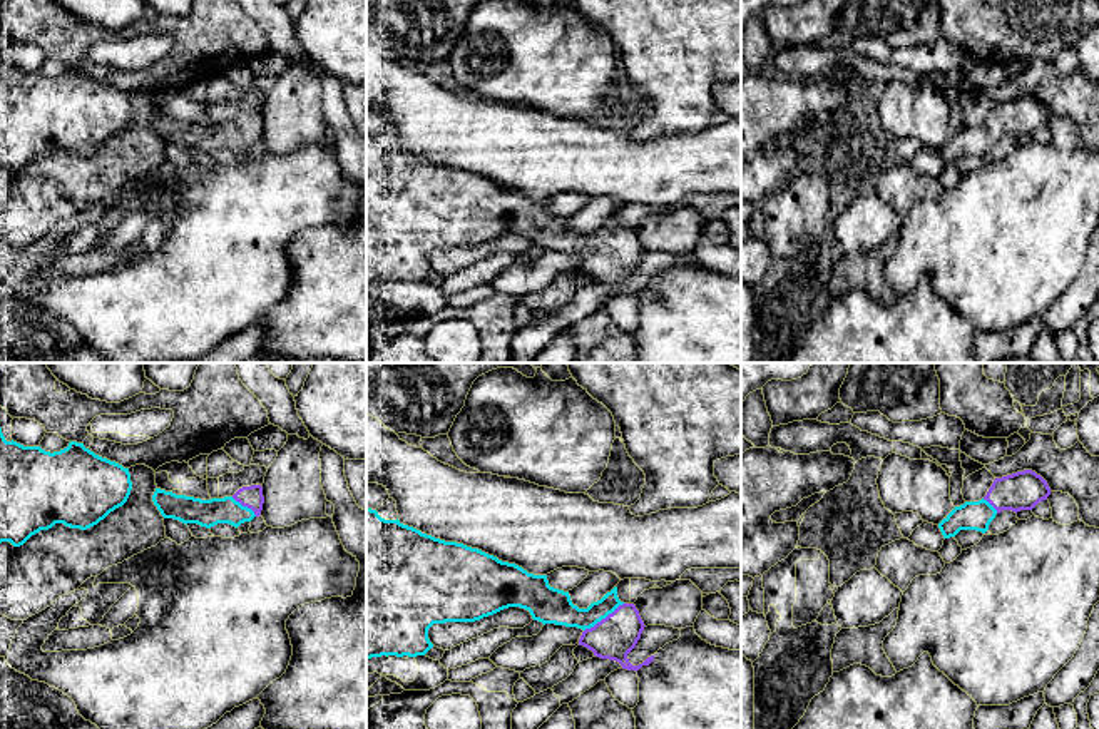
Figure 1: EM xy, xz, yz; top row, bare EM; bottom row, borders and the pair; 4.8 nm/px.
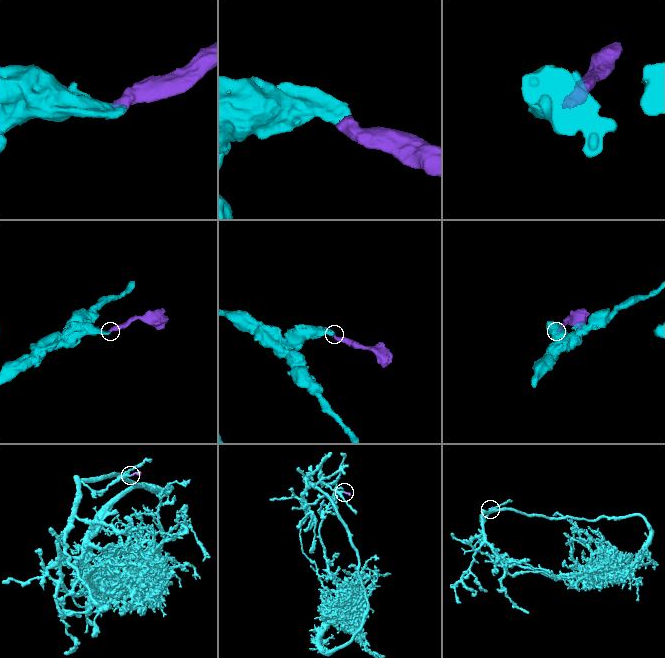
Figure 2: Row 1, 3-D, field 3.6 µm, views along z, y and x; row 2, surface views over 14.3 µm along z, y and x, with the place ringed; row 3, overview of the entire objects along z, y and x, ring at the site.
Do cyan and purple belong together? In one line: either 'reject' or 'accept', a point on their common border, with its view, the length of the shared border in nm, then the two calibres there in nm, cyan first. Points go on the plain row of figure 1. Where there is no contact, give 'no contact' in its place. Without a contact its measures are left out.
accept | xz (603, 243) | 240 nm | 170/200 nm

